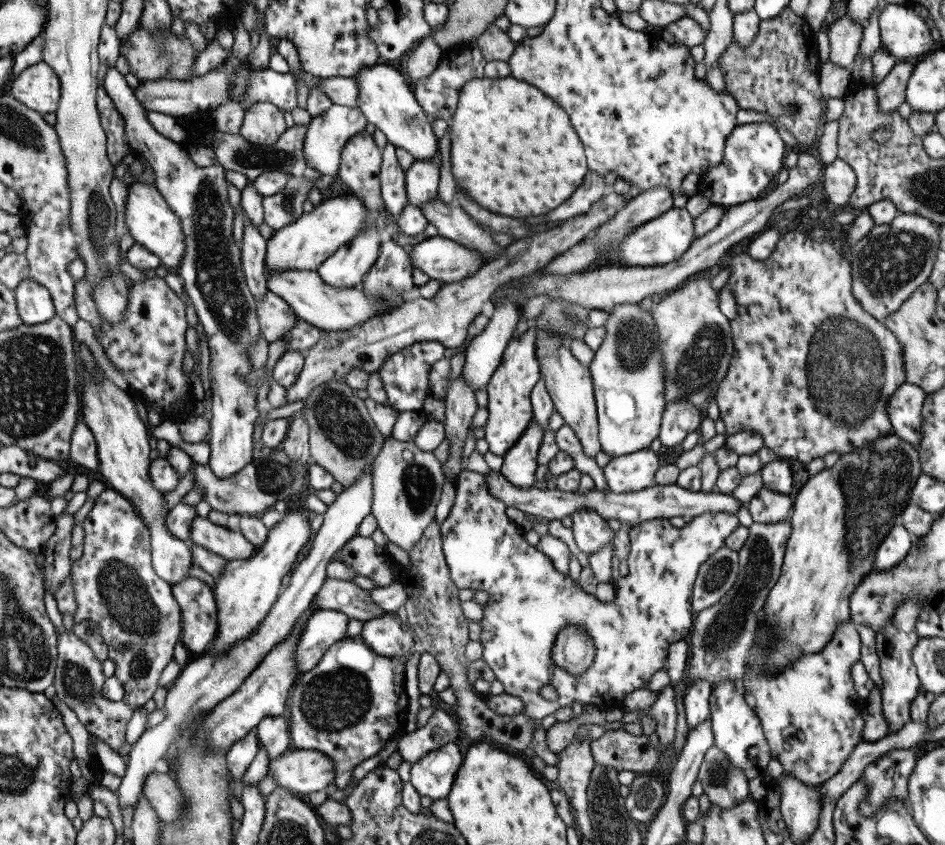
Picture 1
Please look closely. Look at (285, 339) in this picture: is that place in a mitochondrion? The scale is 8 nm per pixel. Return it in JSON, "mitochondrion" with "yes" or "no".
{"mitochondrion":"no"}

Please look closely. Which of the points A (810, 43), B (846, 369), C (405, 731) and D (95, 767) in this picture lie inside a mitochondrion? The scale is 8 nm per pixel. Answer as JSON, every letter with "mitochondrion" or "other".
{"A":"other","B":"mitochondrion","C":"other","D":"other"}

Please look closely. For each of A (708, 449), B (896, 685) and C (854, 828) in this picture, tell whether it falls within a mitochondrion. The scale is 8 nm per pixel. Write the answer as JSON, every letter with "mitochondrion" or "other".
{"A":"other","B":"other","C":"other"}

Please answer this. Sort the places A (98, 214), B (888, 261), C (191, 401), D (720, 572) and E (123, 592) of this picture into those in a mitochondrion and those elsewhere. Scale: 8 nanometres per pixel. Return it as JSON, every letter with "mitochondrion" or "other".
{"A":"mitochondrion","B":"mitochondrion","C":"other","D":"mitochondrion","E":"mitochondrion"}

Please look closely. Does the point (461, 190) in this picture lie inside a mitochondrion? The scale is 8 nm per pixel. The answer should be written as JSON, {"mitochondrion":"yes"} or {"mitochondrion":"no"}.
{"mitochondrion":"no"}

